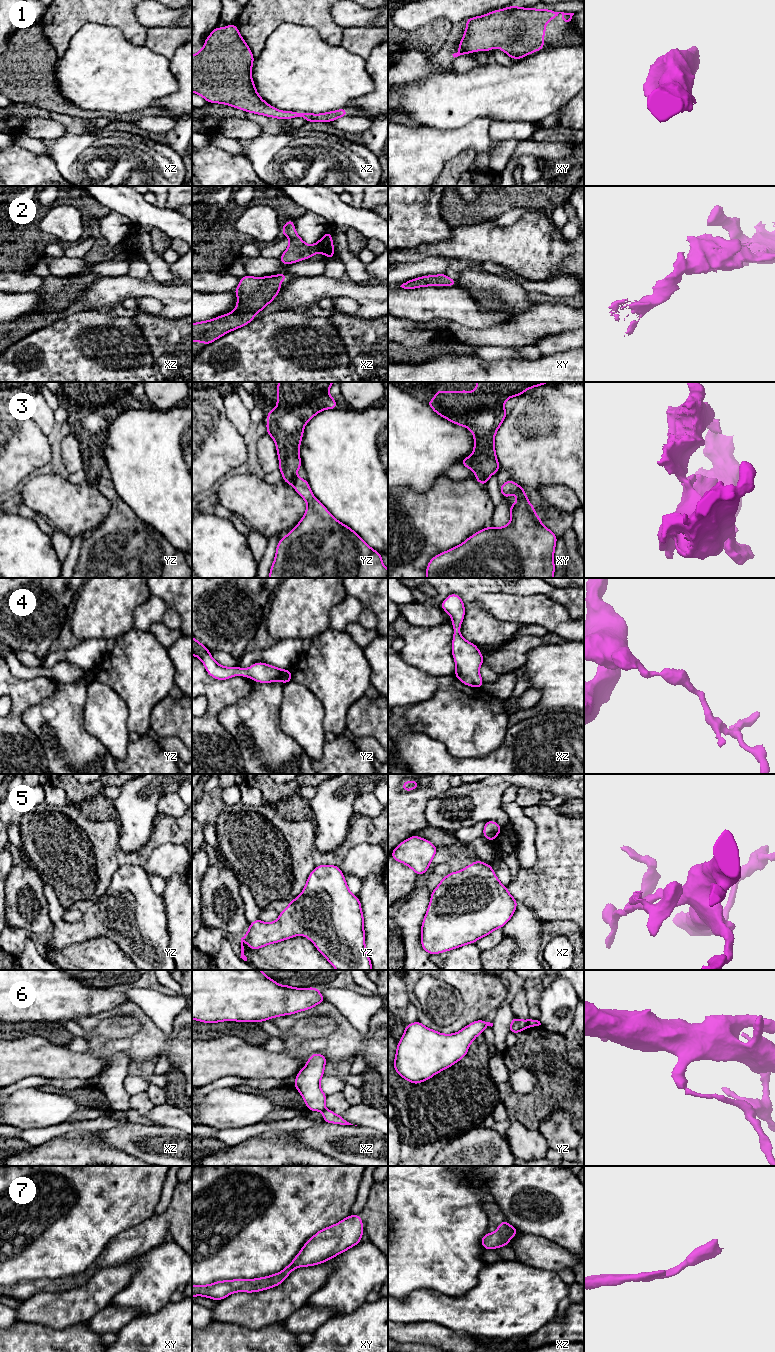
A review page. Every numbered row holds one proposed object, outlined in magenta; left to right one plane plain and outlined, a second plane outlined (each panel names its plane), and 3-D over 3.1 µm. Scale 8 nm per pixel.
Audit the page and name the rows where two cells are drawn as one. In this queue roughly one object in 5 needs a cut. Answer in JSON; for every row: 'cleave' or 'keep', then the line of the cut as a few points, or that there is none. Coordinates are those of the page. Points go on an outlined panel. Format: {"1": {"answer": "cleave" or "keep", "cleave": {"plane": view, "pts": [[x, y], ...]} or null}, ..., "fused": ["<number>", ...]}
{"1": {"answer": "keep", "cleave": null}, "2": {"answer": "keep", "cleave": null}, "3": {"answer": "cleave", "cleave": {"plane": "yz", "pts": [[297, 477], [292, 484]]}}, "4": {"answer": "keep", "cleave": null}, "5": {"answer": "keep", "cleave": null}, "6": {"answer": "cleave", "cleave": {"plane": "yz", "pts": [[526, 1020], [528, 1026]]}}, "7": {"answer": "keep", "cleave": null}, "fused": ["3", "6"]}

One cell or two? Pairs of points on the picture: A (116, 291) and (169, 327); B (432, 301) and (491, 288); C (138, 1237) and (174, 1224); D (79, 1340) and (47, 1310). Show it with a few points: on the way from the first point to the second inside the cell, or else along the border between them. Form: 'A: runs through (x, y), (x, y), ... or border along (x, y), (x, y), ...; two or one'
A: border along (158, 315), (164, 318), (181, 318); two
B: border along (456, 285), (464, 288), (477, 301), (488, 308); two
C: runs through (147, 1235), (159, 1225), (165, 1224); one
D: border along (86, 1321), (65, 1328), (43, 1326); two

